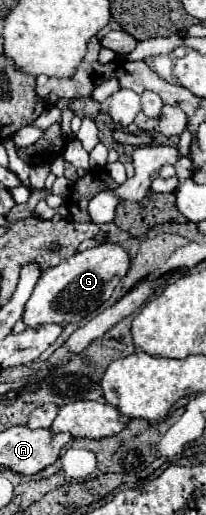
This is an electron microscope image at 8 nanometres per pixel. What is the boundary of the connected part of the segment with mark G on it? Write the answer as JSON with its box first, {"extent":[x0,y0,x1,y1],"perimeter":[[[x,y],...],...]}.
{"extent":[23,242,131,328],"perimeter":[[[103,242],[97,244],[85,252],[77,252],[71,258],[63,260],[61,264],[47,268],[41,276],[41,282],[37,282],[25,314],[23,322],[29,328],[37,328],[41,324],[69,324],[69,322],[81,322],[87,314],[95,312],[103,302],[107,302],[115,290],[115,286],[125,278],[129,272],[131,258],[125,252],[125,248],[117,242]]]}

